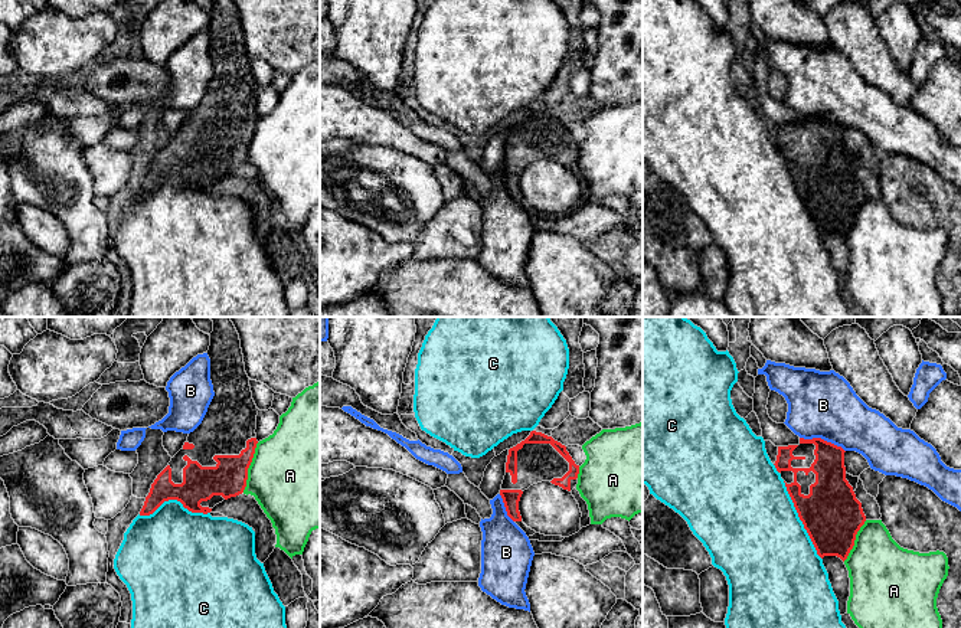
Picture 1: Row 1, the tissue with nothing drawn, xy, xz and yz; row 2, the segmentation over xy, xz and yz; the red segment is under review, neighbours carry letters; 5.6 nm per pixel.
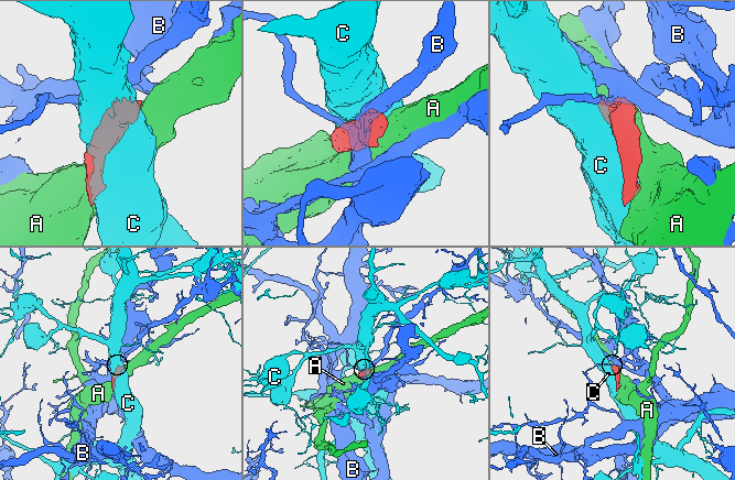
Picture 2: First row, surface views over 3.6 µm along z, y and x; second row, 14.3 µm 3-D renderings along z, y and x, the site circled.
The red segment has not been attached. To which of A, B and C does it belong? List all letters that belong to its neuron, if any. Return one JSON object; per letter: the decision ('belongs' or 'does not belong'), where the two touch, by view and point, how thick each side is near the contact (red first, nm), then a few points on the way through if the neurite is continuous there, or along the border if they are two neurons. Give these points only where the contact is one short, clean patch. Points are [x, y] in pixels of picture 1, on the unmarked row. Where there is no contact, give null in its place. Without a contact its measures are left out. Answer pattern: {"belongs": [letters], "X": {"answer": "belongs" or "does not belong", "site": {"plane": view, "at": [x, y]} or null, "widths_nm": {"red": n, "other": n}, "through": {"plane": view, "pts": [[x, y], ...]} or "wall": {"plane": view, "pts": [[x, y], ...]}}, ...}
{"belongs": [], "A": {"answer": "does not belong", "site": {"plane": "xy", "at": [248, 144]}, "widths_nm": {"red": 200, "other": 480}}, "B": {"answer": "does not belong", "site": {"plane": "yz", "at": [823, 117]}, "widths_nm": {"red": 180, "other": 360}, "wall": {"plane": "yz", "pts": [[800, 114], [823, 115], [845, 128]]}}, "C": {"answer": "does not belong", "site": {"plane": "yz", "at": [800, 196]}, "widths_nm": {"red": 340, "other": 500}}}

